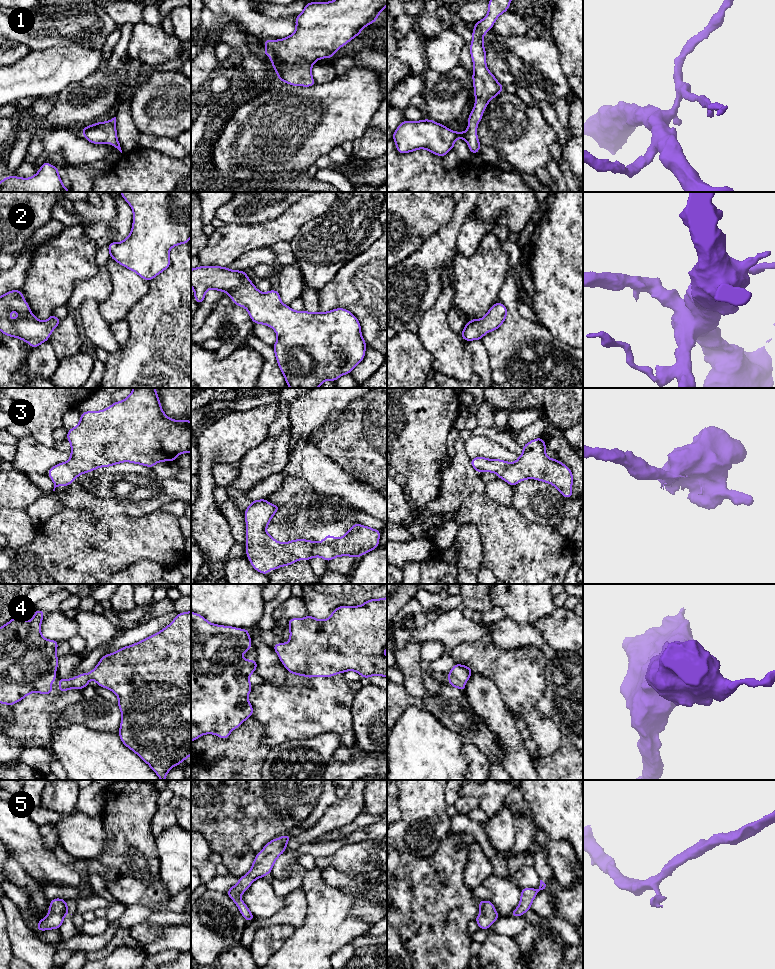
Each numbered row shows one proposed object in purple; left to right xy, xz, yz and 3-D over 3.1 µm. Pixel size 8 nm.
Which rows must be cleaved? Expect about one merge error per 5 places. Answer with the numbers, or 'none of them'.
none of them

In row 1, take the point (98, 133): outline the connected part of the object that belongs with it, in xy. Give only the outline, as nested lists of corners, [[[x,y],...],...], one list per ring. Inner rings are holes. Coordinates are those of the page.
[[[116,117],[112,118],[110,121],[97,122],[90,126],[87,126],[81,130],[83,136],[93,144],[103,144],[109,143],[117,148],[121,153],[120,143],[117,139],[116,130]]]

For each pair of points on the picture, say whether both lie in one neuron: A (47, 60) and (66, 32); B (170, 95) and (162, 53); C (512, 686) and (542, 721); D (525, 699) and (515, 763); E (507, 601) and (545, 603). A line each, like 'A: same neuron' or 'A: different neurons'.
A: different neurons
B: different neurons
C: same neuron
D: different neurons
E: same neuron

